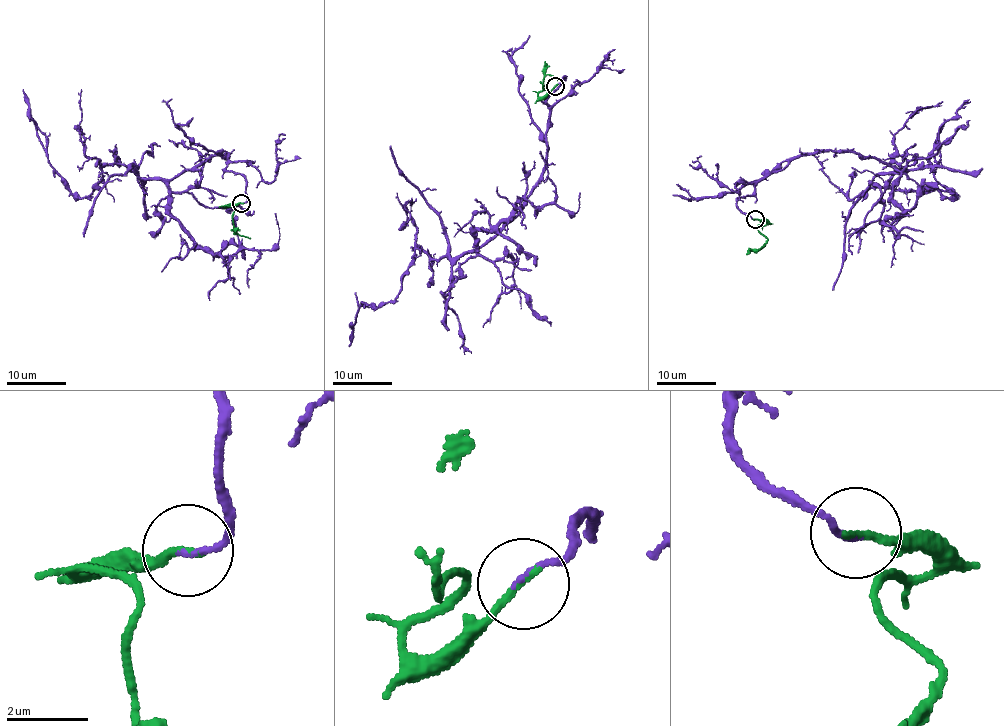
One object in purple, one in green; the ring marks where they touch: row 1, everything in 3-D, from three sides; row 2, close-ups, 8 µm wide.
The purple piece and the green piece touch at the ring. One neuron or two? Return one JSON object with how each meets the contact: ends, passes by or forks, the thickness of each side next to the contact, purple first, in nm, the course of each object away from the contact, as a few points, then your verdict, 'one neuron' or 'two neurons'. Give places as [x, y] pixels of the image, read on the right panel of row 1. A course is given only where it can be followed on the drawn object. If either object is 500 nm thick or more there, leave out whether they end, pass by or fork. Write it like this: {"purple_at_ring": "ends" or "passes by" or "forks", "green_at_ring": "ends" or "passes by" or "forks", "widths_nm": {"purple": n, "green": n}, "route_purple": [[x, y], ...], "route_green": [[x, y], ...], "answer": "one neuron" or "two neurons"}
{"purple_at_ring": "ends", "green_at_ring": "ends", "widths_nm": {"purple": 120, "green": 200}, "route_purple": [[755, 219], [737, 200], [822, 151], [892, 165], [900, 174], [890, 186], [954, 197], [934, 175], [943, 119]], "route_green": [[755, 219], [760, 220], [758, 230], [767, 238], [760, 250], [766, 245]], "answer": "one neuron"}

